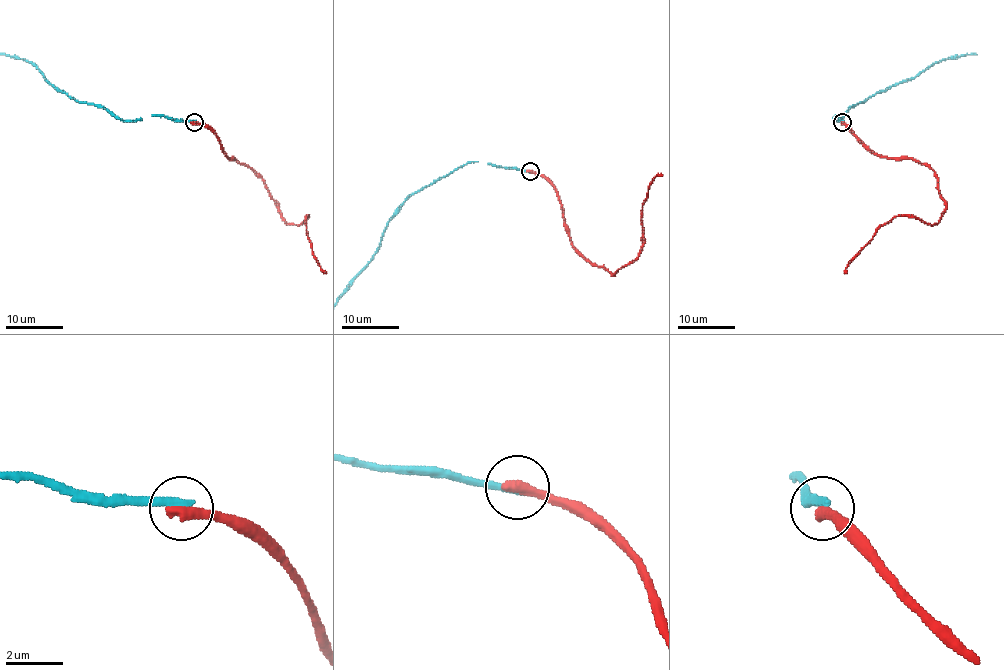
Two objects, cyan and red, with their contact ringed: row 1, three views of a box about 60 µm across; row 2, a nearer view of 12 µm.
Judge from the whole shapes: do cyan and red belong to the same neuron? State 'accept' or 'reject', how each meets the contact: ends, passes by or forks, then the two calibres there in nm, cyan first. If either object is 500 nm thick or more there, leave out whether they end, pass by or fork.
reject; cyan ends there; red ends there; 280 nm thick on the cyan side, 440 nm on the other

